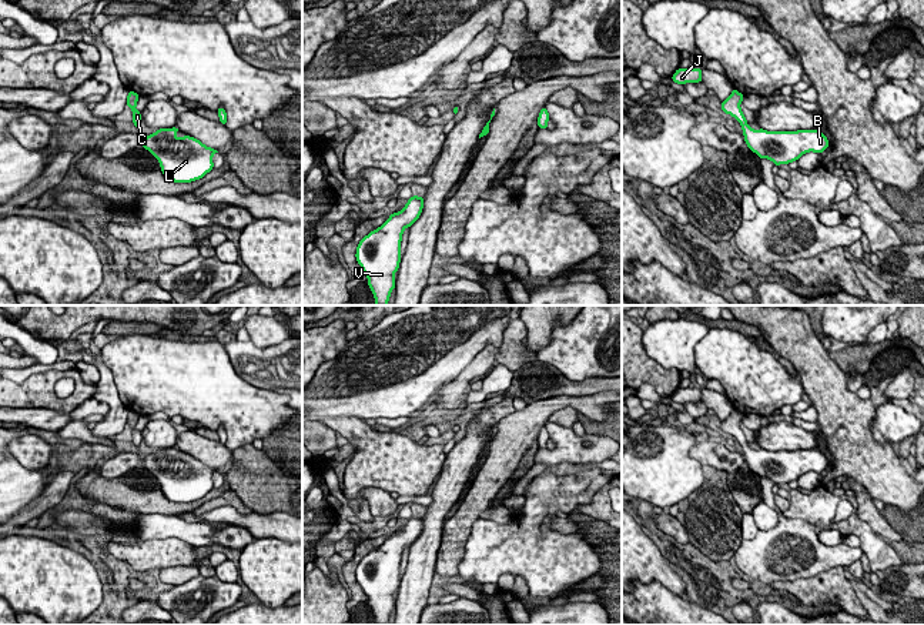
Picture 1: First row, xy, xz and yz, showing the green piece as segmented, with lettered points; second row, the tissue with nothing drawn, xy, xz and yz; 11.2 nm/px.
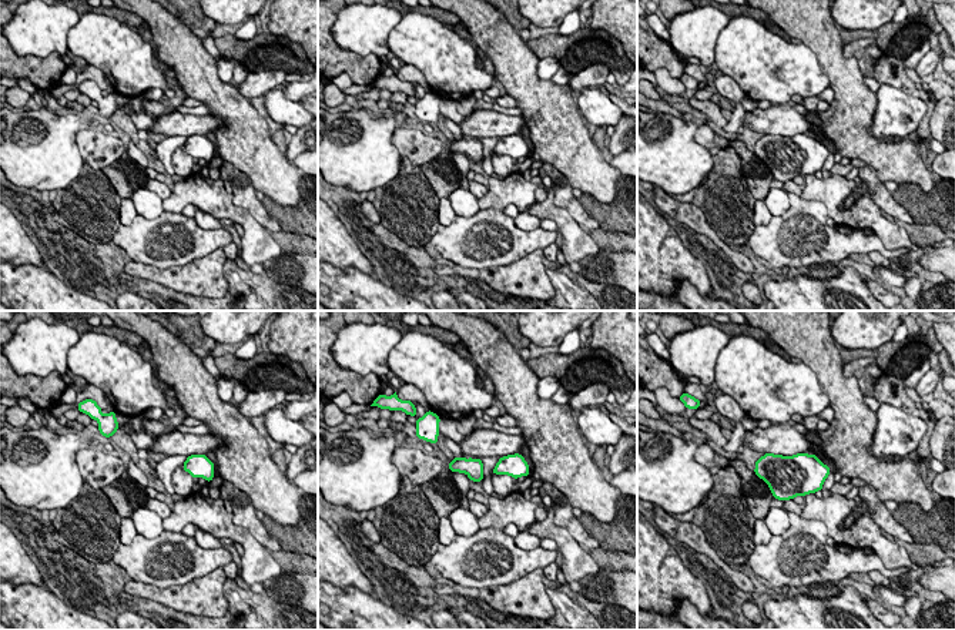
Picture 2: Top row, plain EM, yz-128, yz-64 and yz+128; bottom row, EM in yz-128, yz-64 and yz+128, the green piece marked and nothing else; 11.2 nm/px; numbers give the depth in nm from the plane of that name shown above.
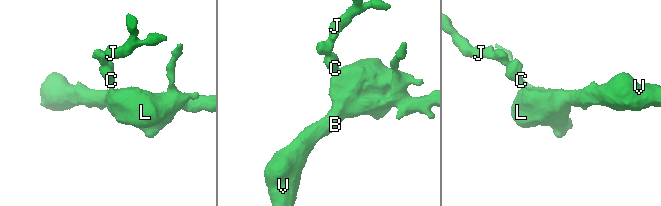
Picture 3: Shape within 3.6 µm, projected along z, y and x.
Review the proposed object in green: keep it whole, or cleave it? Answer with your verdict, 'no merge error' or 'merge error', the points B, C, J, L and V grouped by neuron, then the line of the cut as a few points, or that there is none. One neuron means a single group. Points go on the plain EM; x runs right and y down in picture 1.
no merge error; groups B C J L V; cut none

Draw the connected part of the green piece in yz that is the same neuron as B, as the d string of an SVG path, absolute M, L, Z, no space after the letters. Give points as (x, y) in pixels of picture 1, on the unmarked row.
M733 408L722 421L722 430L733 435L743 448L744 462L760 478L769 478L774 485L797 481L803 474L814 471L821 474L828 467L827 457L818 449L767 451L753 449L740 428L743 414Z

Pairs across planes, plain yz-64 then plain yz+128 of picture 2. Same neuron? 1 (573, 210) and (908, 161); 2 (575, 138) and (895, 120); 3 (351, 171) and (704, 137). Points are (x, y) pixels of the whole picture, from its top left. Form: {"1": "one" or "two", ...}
{"1": "two", "2": "two", "3": "two"}

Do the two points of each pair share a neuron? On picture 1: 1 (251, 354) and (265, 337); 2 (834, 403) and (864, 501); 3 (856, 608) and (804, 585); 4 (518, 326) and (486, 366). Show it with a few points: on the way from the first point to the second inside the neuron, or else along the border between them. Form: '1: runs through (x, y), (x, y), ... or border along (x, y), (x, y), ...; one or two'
1: border along (287, 338), (264, 347), (257, 347), (250, 341); two
2: border along (849, 477), (854, 478), (873, 500); two
3: runs through (843, 595), (836, 588), (817, 588); one
4: border along (501, 348), (495, 360); two

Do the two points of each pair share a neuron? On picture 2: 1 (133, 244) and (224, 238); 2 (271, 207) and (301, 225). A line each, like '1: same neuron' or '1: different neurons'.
1: same neuron
2: same neuron

